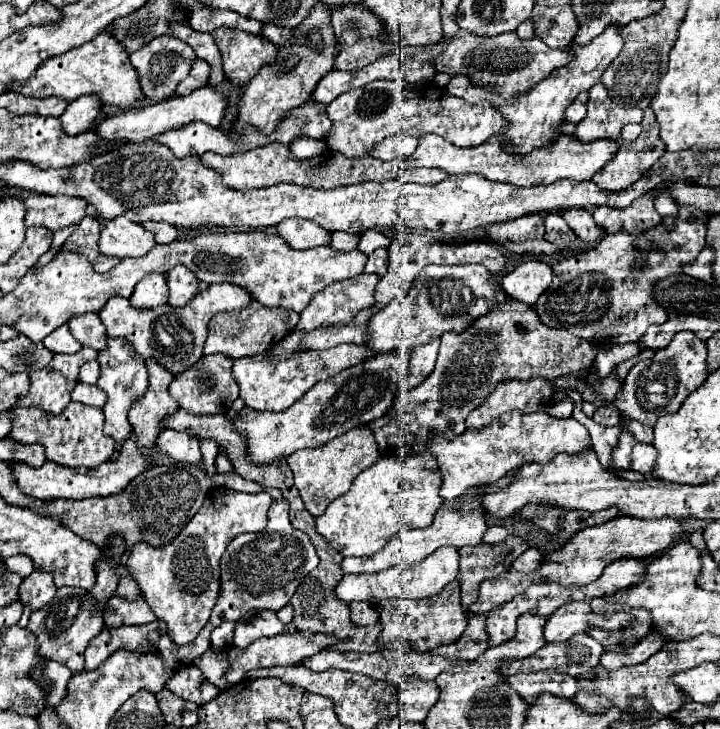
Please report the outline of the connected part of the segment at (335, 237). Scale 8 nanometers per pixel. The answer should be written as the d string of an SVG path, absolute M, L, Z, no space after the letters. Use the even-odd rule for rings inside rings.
M332 232L330 248L340 250L340 252L350 252L358 246L358 236L356 234L346 234L346 232Z

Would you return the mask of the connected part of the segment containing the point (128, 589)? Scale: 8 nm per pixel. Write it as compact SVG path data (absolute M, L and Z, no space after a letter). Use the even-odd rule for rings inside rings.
M118 566L116 572L118 572L118 576L120 576L120 584L118 584L116 596L128 598L128 600L136 600L136 598L140 596L140 588L138 588L138 584L134 582L134 578L128 574L126 566Z

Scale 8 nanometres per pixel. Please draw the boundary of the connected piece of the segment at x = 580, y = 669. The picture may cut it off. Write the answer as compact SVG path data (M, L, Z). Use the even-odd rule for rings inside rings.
M577 634L570 638L566 643L558 644L558 646L554 646L554 644L546 644L542 650L538 650L534 656L530 656L530 658L526 658L526 660L514 660L514 662L510 662L510 664L502 664L502 668L500 668L500 672L504 674L504 676L510 676L510 674L516 674L516 672L536 672L536 670L554 670L554 672L562 672L562 674L570 674L570 676L580 676L580 674L584 674L584 672L588 672L590 668L597 666L600 663L600 658L604 649L600 643L598 643L593 638L589 637L586 634Z

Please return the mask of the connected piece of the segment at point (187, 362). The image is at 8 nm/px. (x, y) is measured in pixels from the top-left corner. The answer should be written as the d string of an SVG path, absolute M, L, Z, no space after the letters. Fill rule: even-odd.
M222 282L222 284L208 286L204 292L198 292L182 308L174 308L170 304L164 304L154 310L136 310L130 306L128 298L114 296L106 302L106 308L102 308L102 312L98 316L100 316L102 324L106 326L106 334L110 338L126 336L134 344L136 354L140 358L146 360L152 356L166 370L178 374L178 372L194 366L202 358L202 346L208 336L208 320L220 312L240 310L248 302L250 302L250 294L244 288L240 288L236 284Z

